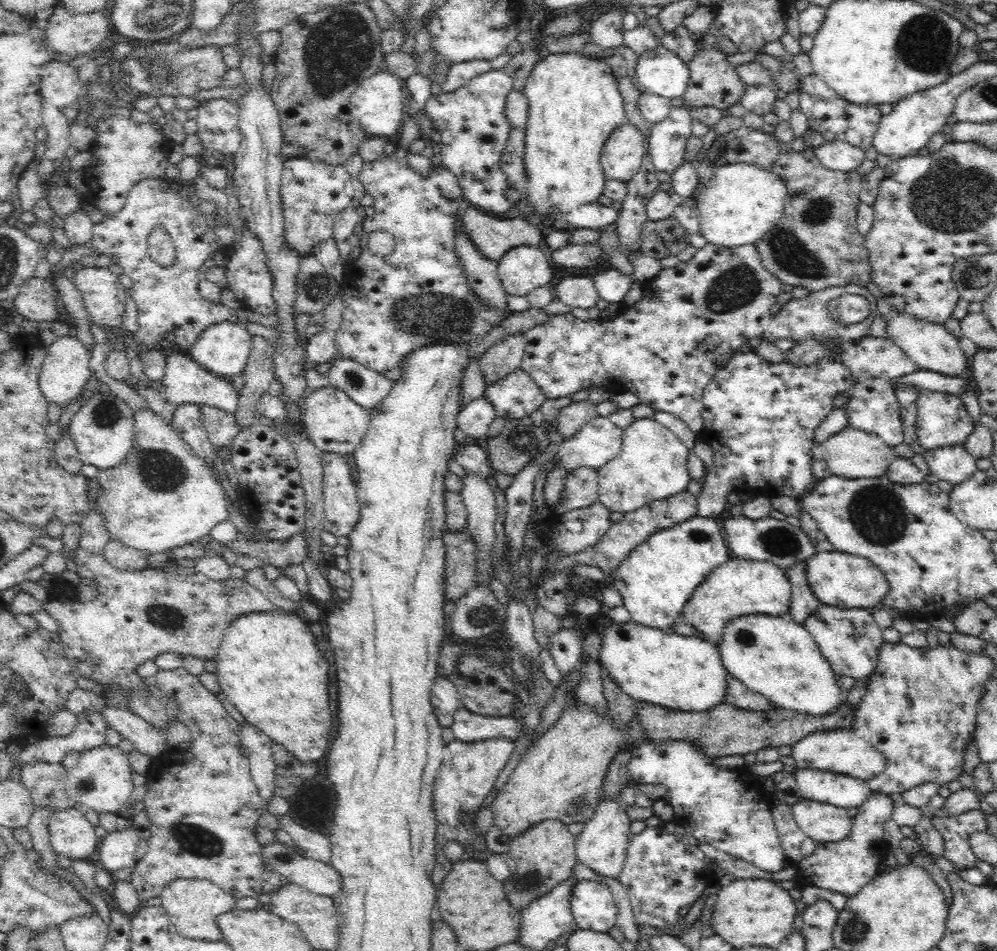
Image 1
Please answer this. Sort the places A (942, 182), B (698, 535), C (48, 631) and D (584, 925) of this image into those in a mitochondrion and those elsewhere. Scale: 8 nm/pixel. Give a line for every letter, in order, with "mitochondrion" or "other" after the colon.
A: mitochondrion
B: mitochondrion
C: other
D: other

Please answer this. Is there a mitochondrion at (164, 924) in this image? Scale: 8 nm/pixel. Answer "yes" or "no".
no

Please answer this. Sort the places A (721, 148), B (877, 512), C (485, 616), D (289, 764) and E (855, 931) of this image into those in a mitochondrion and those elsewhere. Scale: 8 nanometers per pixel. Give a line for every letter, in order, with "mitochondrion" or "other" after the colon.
A: mitochondrion
B: mitochondrion
C: mitochondrion
D: other
E: mitochondrion

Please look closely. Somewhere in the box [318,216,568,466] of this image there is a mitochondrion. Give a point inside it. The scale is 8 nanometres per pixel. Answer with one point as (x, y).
(436, 317)

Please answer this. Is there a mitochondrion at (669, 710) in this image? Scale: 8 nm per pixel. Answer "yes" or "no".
no

